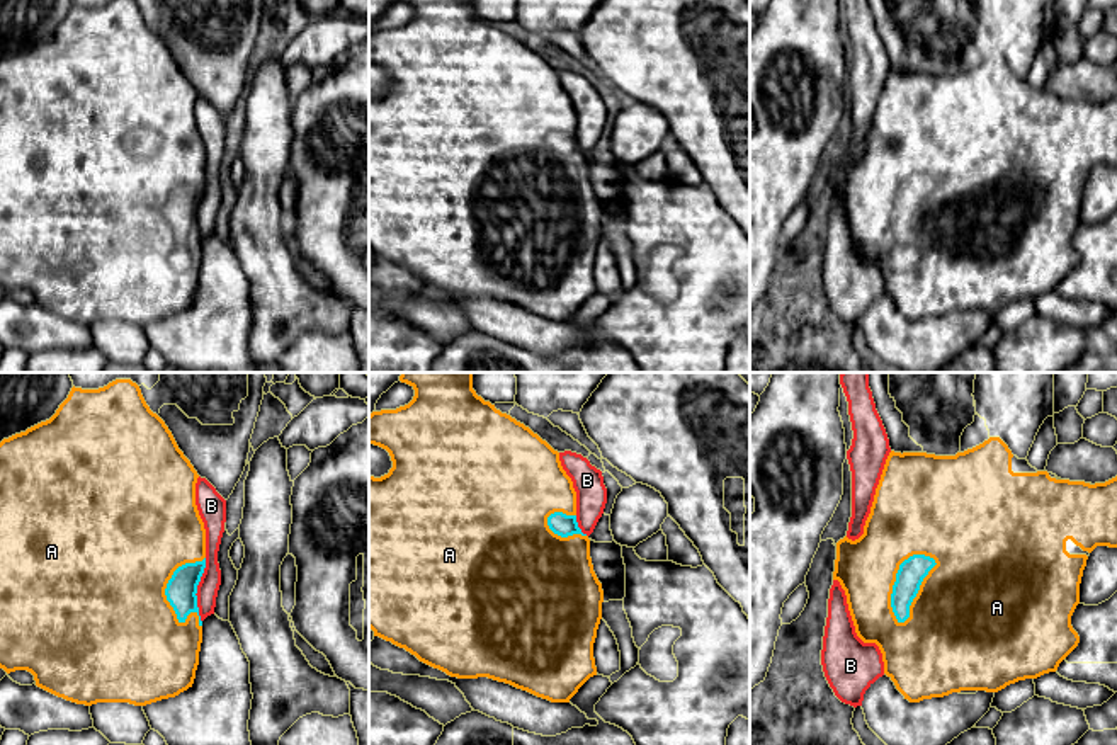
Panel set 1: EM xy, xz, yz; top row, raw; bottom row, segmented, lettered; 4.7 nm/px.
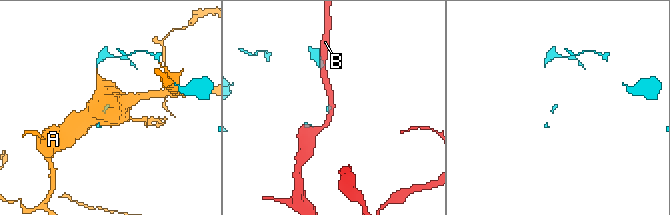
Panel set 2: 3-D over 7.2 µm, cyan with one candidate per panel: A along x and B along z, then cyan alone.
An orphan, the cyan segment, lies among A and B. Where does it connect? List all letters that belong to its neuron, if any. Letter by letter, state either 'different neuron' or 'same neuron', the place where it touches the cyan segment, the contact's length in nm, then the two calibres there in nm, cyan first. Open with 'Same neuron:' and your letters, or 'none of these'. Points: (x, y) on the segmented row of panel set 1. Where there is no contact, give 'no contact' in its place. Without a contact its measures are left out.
Same neuron: A
A: same neuron; contact yz (918, 589); length 360 nm; calibres 130 and 500 nm
B: different neuron; contact xy (196, 591); length 300 nm; calibres 150 and 100 nm

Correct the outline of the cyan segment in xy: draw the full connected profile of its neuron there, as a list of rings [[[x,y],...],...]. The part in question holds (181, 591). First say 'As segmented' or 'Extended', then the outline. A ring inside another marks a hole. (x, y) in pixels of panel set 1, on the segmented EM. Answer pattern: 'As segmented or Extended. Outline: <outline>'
Extended. Outline: [[[131,379],[99,390],[71,388],[56,413],[26,432],[0,442],[0,668],[27,670],[36,685],[66,701],[92,706],[129,702],[146,706],[192,687],[202,643],[197,585],[206,568],[206,529],[196,505],[197,471],[179,449],[165,422],[150,410]]]

